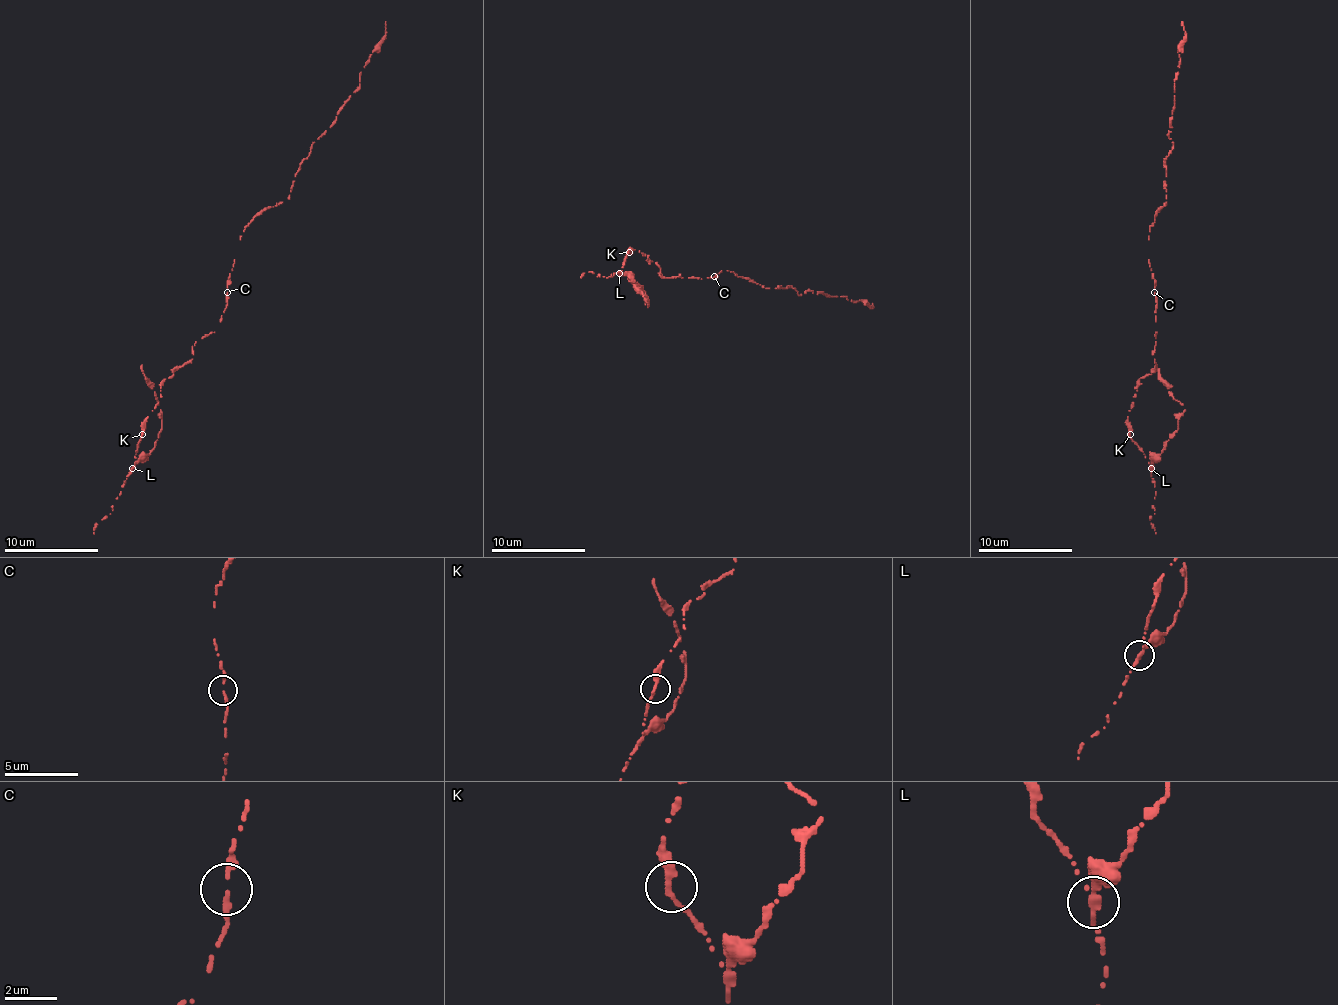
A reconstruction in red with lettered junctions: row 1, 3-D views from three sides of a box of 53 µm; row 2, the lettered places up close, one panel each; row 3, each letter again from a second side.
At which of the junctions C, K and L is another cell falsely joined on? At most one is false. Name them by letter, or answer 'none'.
L

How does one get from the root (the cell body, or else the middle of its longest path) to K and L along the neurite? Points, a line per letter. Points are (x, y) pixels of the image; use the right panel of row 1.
K: (1154, 292), (1156, 367), (1140, 378), (1133, 406), (1128, 411), (1130, 434)
L: (1154, 292), (1156, 367), (1140, 378), (1128, 411), (1130, 437), (1144, 458), (1151, 460), (1151, 467)

